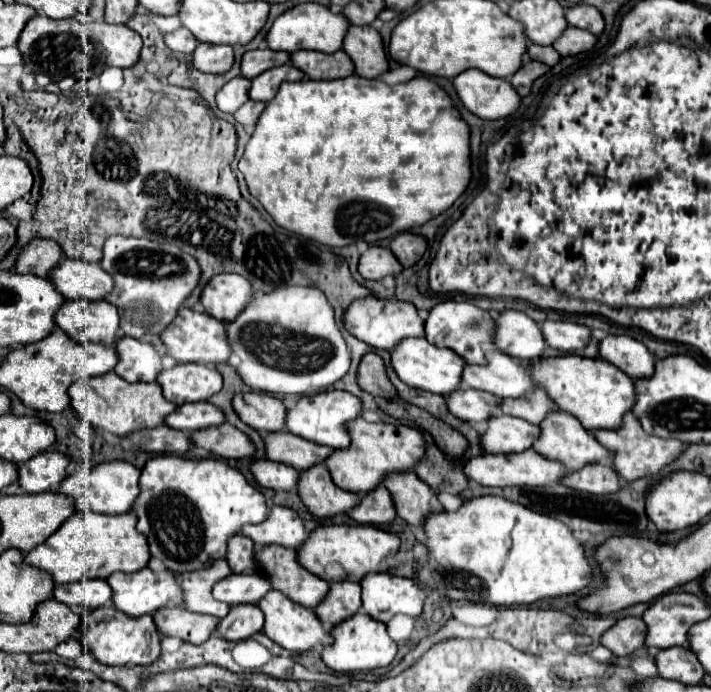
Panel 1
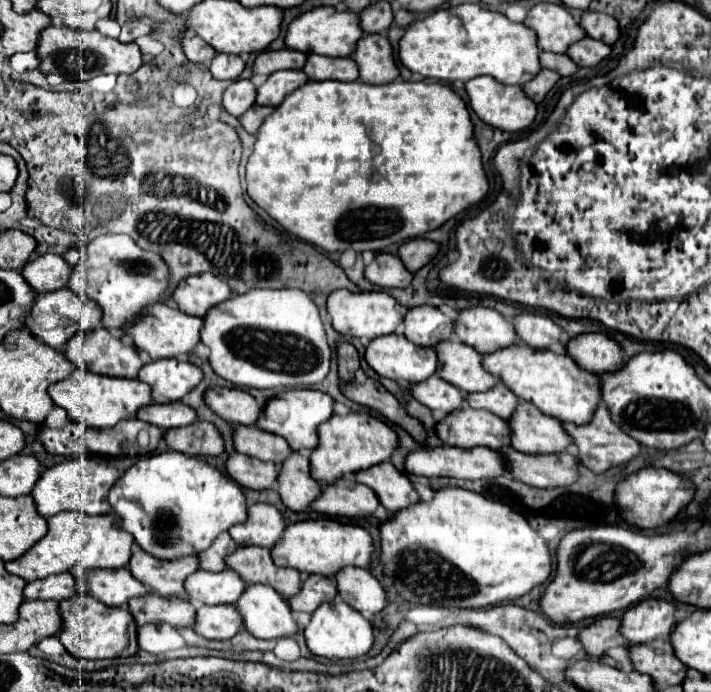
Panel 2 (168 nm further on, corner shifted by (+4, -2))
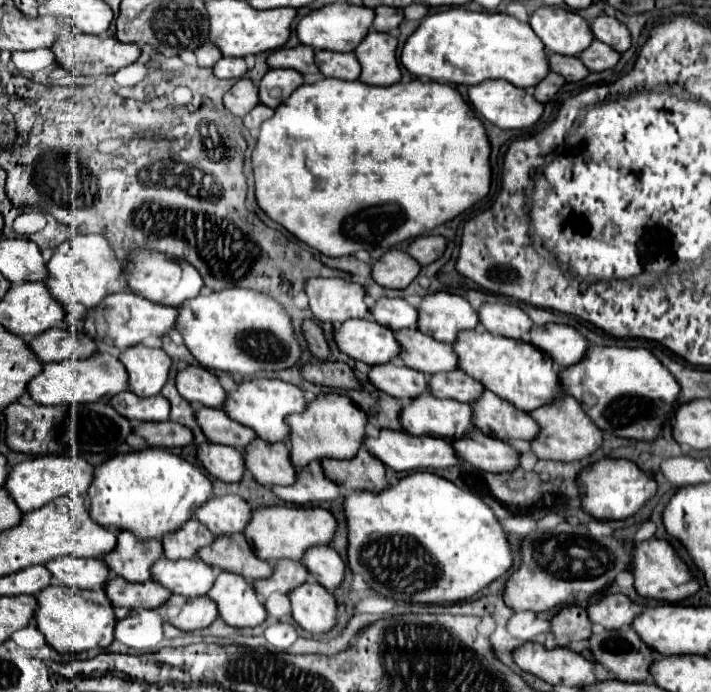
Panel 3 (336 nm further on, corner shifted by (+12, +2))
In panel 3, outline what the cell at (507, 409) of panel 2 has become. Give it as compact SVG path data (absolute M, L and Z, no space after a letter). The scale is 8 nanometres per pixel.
M458 369L432 375L428 379L428 387L434 397L446 397L460 403L472 403L484 391L484 387L478 381L474 381L470 375Z

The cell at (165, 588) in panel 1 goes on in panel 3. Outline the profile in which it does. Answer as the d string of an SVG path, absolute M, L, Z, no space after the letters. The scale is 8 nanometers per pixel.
M64 555L64 557L56 557L50 559L44 565L52 577L72 589L96 589L96 587L104 587L110 571L104 565L104 561L90 557L72 557L72 555Z

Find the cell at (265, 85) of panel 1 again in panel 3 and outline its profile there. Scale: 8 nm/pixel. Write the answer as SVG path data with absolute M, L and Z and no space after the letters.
M270 69L260 81L260 101L276 109L300 85L304 85L304 75L296 69Z

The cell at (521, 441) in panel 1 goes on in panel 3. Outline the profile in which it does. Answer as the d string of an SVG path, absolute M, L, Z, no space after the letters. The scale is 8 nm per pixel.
M430 393L418 395L406 407L402 407L398 419L402 429L410 435L432 435L444 441L454 441L456 437L462 437L468 429L472 429L472 411L468 403L456 403L454 399L438 399Z

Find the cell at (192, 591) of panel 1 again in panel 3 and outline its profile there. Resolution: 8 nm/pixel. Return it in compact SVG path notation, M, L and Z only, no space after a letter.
M120 531L116 547L102 555L102 561L114 575L132 583L142 583L152 579L150 567L158 557L162 557L162 543L158 539L140 541L132 531Z

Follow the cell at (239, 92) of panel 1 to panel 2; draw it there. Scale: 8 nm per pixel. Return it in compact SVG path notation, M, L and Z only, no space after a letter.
M250 79L234 81L222 95L222 107L234 117L252 107L254 101L256 101L256 87L252 85Z

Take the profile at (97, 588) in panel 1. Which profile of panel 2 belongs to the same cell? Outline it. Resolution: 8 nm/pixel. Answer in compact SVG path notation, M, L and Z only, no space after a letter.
M52 575L48 579L38 579L30 581L24 589L26 599L54 599L54 601L64 601L70 599L72 595L78 593L78 585L74 581L74 575Z

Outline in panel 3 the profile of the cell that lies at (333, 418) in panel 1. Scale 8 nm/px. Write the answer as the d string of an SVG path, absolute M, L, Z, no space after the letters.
M252 379L252 381L242 381L238 383L236 391L226 393L226 401L222 411L234 419L236 423L242 423L250 427L260 439L268 439L272 443L276 441L286 441L288 439L288 425L284 423L284 417L290 413L300 413L306 407L304 393L286 381L280 379Z

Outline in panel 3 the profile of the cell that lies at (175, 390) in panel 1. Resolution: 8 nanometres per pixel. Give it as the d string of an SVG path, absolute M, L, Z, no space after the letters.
M146 345L128 347L120 353L120 361L128 371L128 391L140 397L160 393L168 379L170 357L162 349L152 349Z

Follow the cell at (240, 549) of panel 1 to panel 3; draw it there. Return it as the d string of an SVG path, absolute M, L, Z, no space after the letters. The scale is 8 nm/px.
M188 519L184 527L162 537L164 557L168 559L190 559L196 555L196 549L212 543L212 533L198 521Z

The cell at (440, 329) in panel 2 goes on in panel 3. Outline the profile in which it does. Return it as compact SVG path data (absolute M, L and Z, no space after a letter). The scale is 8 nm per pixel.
M388 297L378 299L376 305L370 307L370 315L376 323L392 331L398 331L402 327L416 327L418 319L418 311L404 299L388 299Z

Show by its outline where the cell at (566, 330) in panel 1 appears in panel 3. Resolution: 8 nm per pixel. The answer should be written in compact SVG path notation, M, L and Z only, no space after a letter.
M482 303L478 309L480 325L490 331L492 335L512 337L522 341L528 337L532 329L530 317L516 305L502 305L502 303Z

